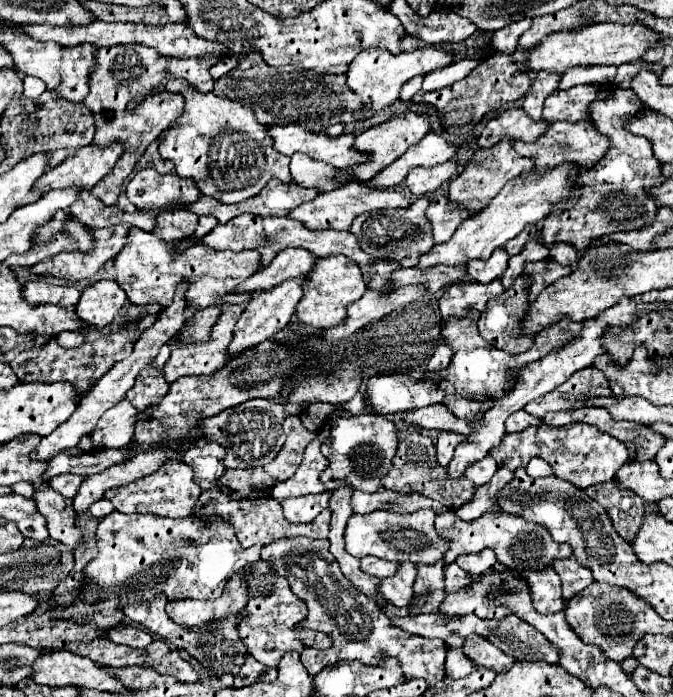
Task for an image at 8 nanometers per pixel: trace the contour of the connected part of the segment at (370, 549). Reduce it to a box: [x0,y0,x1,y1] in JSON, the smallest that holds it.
[346,510,446,564]

